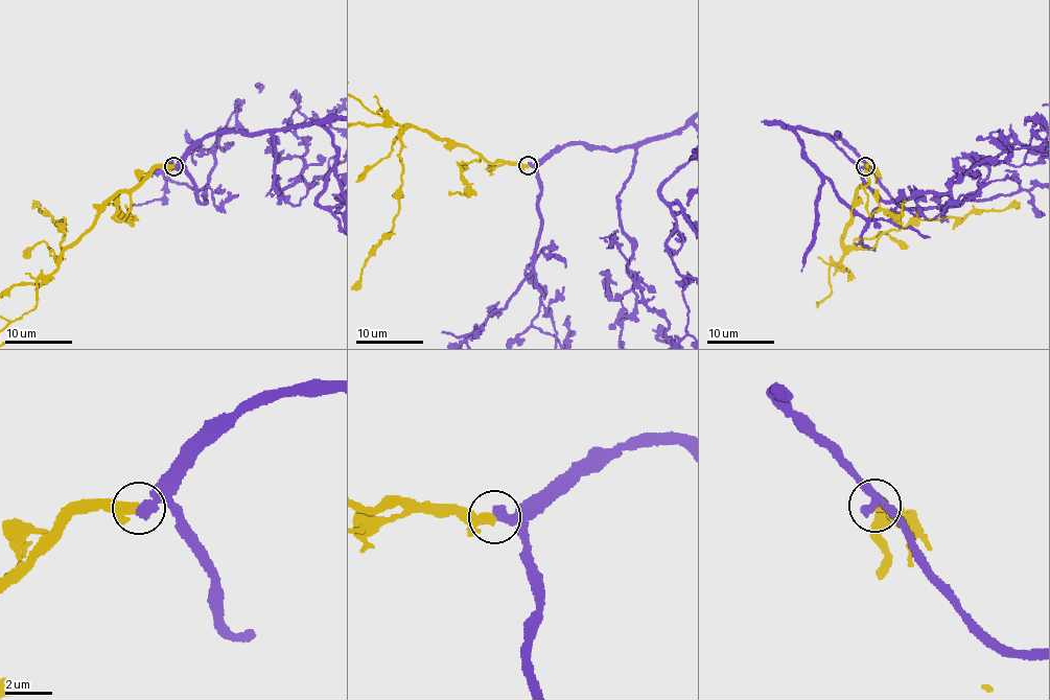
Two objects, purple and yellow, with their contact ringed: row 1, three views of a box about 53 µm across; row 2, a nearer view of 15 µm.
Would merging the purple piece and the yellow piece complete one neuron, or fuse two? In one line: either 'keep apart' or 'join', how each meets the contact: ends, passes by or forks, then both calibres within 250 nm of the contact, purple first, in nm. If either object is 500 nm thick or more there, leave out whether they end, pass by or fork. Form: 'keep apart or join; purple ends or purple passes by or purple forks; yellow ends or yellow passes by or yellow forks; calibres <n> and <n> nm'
keep apart; purple ends; yellow passes by; calibres 440 and 280 nm

